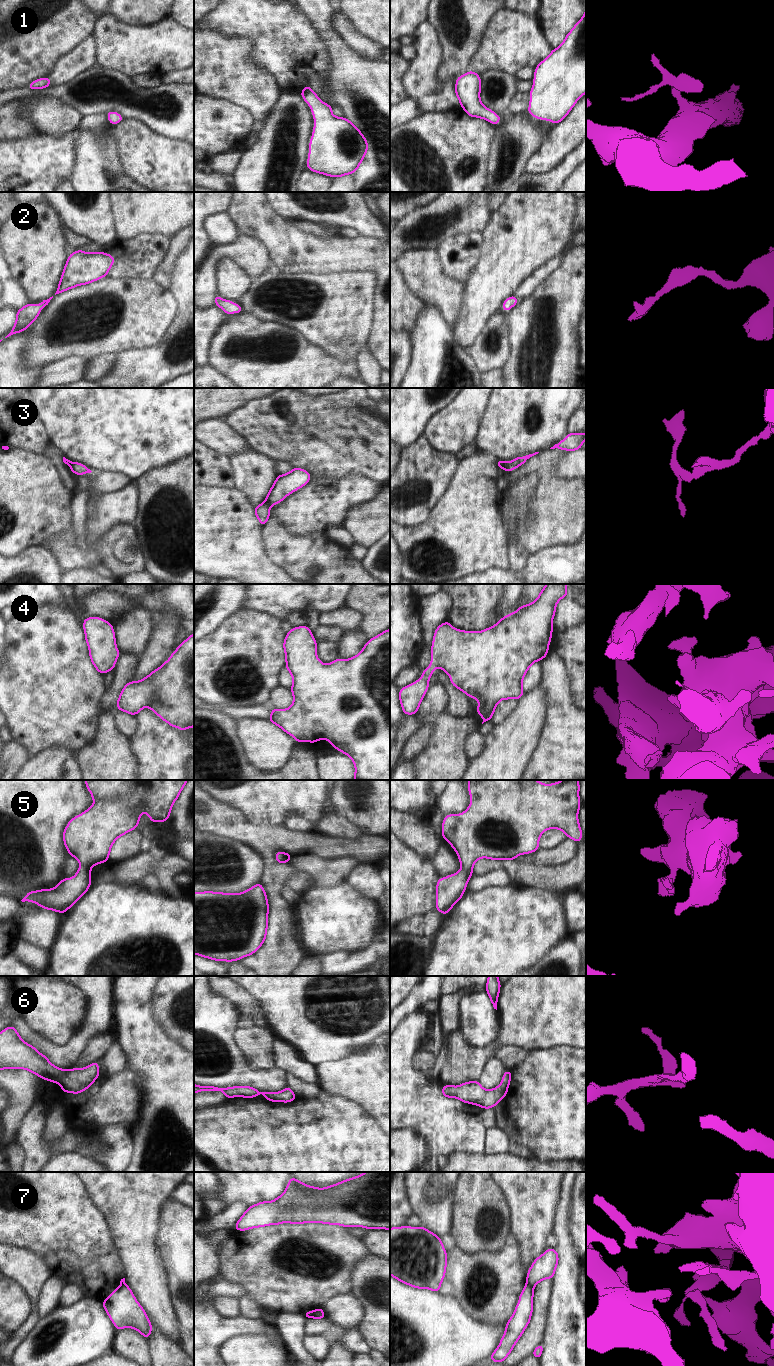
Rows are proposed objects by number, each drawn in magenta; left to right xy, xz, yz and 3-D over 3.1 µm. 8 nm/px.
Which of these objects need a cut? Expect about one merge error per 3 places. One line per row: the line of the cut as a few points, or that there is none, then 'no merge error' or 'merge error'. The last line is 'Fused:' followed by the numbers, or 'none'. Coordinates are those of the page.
1: cut none; no merge error
2: cut none; no merge error
3: cut yz (504, 462), (507, 470); merge error
4: cut none; no merge error
5: cut none; no merge error
6: cut none; no merge error
7: cut yz (526, 1283), (533, 1287); merge error
Fused: 3, 7

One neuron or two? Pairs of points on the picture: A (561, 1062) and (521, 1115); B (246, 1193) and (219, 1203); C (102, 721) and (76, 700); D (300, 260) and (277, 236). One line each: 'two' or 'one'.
A: one
B: two
C: two
D: one

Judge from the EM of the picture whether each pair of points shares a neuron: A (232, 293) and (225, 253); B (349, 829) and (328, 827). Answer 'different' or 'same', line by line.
A: different
B: same

